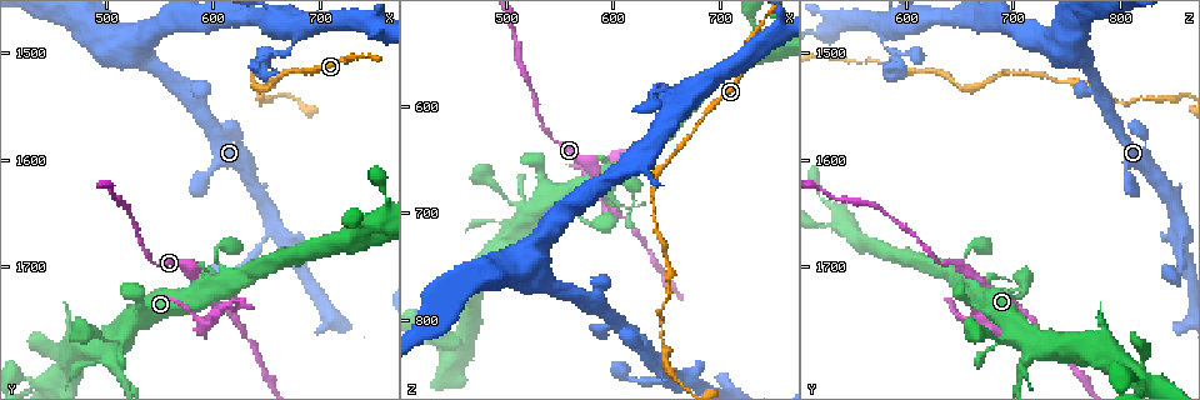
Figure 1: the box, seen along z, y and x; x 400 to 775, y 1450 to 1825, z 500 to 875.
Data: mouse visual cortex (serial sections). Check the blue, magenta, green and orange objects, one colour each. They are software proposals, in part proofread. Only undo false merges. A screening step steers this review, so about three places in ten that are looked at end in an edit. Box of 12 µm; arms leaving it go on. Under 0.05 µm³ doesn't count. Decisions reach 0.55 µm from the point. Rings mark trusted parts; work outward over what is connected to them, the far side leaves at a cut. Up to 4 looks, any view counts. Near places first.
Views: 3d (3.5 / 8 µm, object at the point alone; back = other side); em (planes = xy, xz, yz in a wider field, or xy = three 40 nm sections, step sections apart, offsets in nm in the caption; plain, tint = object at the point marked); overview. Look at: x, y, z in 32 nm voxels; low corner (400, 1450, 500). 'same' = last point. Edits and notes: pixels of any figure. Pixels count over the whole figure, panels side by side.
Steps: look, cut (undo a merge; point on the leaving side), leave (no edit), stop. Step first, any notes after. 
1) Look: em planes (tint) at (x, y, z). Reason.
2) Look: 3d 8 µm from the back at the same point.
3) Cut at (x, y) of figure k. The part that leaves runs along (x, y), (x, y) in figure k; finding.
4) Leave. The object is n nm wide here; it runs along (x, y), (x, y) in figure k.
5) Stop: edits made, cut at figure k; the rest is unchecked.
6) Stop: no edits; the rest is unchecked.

Look: em xy step 1 (tint) at (606, 1738, 706). Three arms meet.

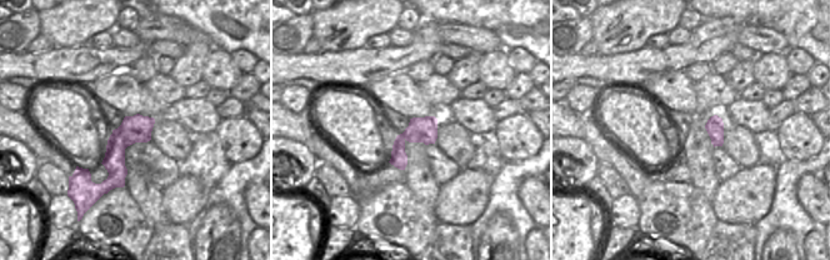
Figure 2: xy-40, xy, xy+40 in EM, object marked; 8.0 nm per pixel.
Look: 3d 3.5 µm at the same point. Wider look.

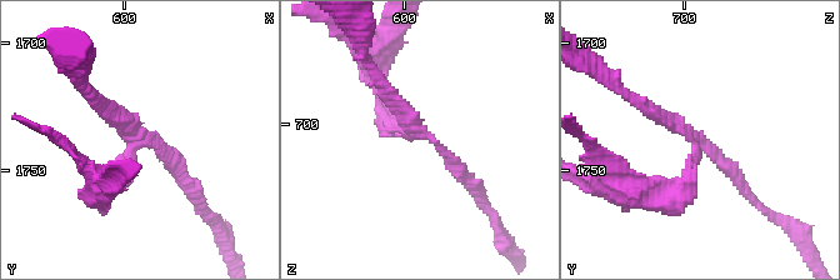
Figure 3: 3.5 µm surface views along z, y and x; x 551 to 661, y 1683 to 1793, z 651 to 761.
Cut at (688, 178) of figure 3. 3 arms meet here; the arms are 150, 150, 200 nm wide; the part that leaves runs along (695, 149), (683, 184), (605, 184) in figure 3; two cells meet here.

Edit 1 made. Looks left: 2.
Look: 3d 8 µm at (664, 1504, 592). Side arm on a straight run.

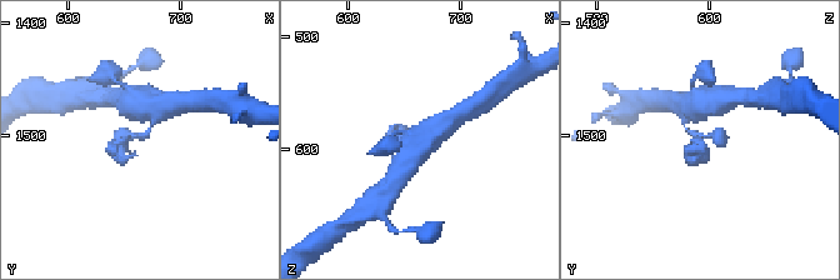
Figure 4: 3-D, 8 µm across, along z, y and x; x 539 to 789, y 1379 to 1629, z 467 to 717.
Look: em xy step 1 (tint) at (662, 1502, 592).

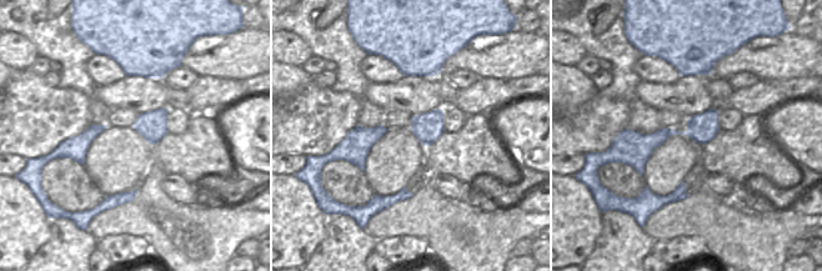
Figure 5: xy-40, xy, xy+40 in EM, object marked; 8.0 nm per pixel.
Leave. It runs along (155, 116), (149, 131), (125, 140), (124, 160) in figure 4; continuous, no second cell.

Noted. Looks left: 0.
Stop: edits made, cut at figure 3; the rest is unchecked.

